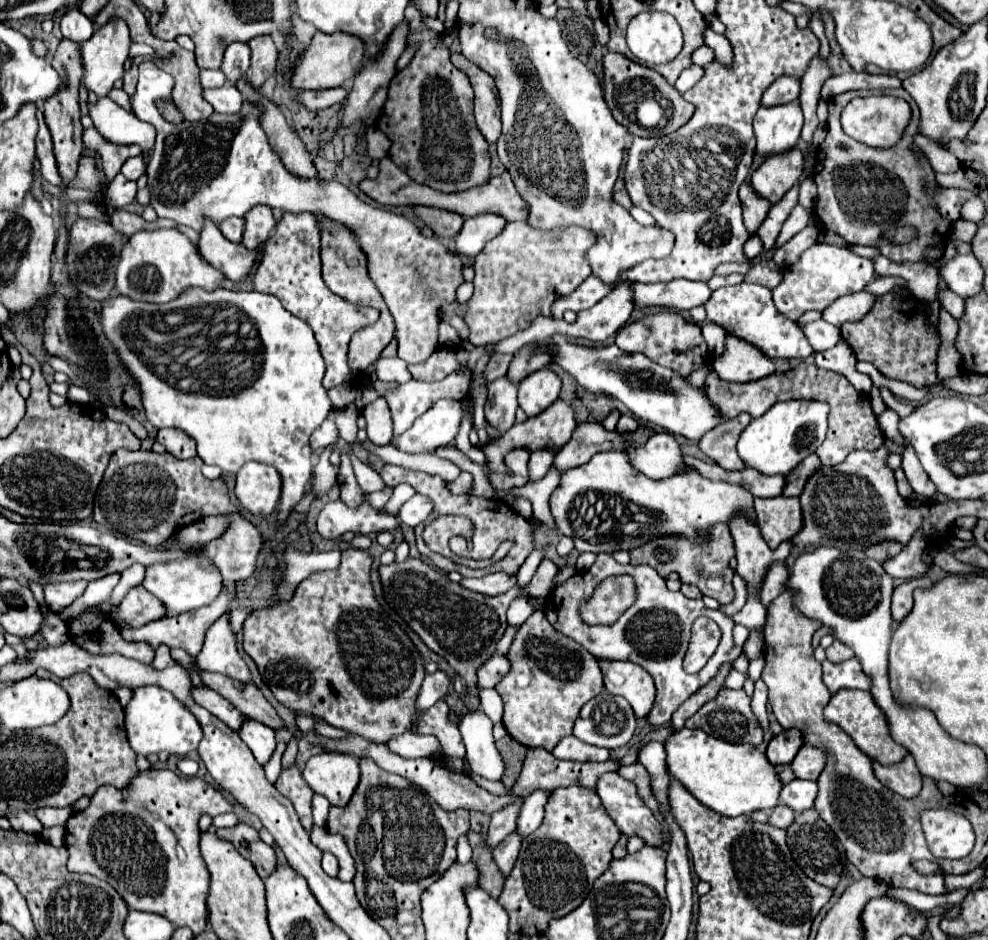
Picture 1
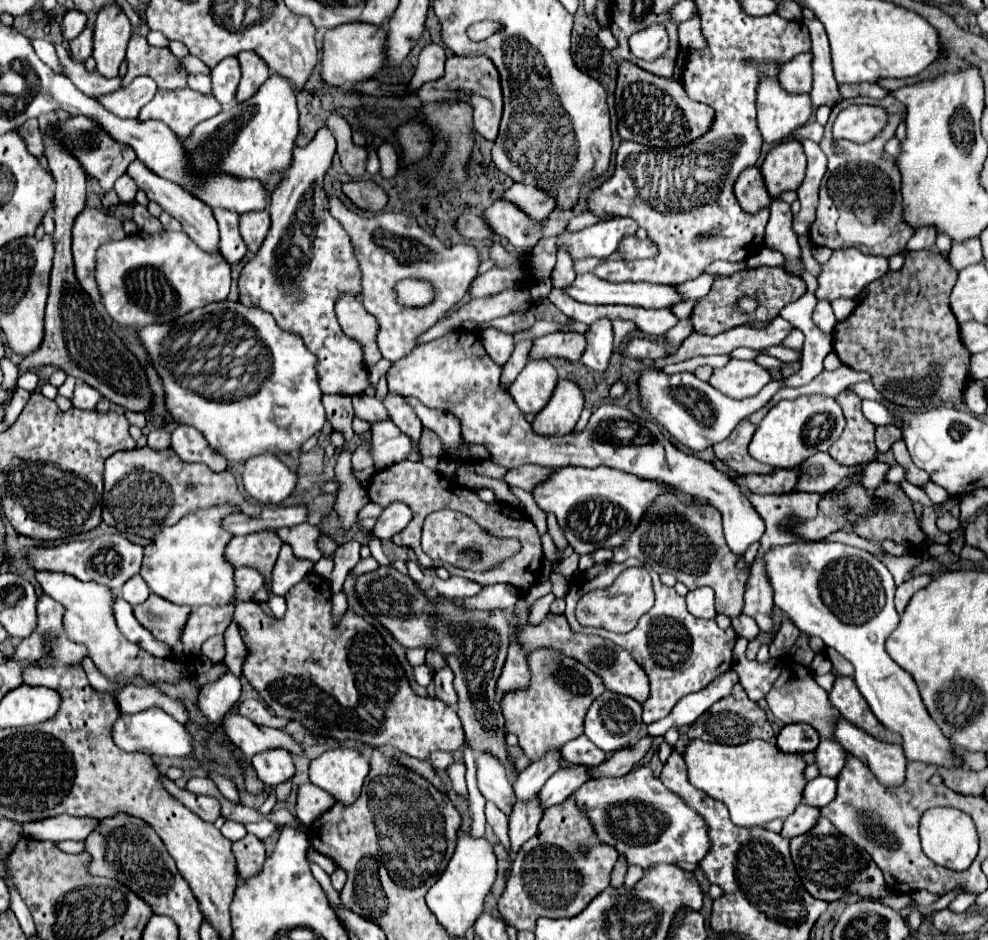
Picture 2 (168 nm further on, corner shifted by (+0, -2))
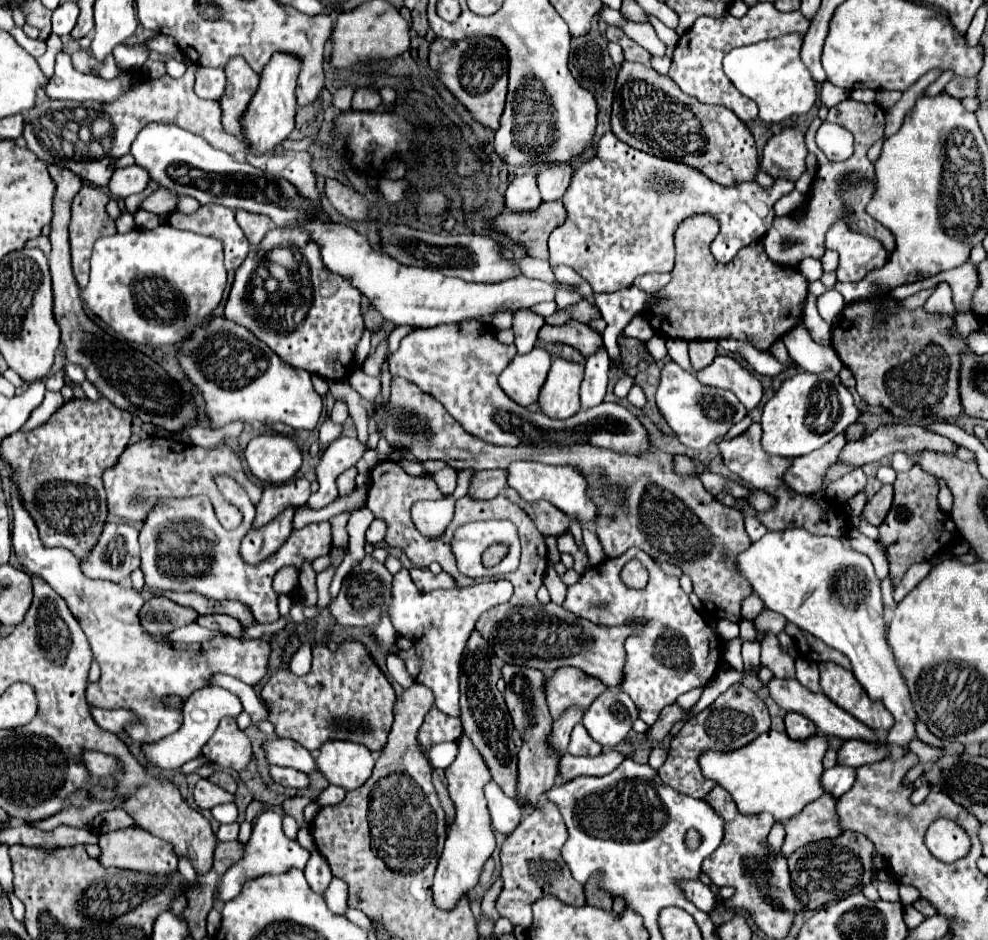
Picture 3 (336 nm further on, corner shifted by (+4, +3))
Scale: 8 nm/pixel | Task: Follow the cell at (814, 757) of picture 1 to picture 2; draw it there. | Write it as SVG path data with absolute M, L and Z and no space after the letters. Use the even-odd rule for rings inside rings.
M822 740L814 752L816 752L816 766L818 766L820 774L836 778L844 766L846 750L840 748L840 744L836 744L836 742Z

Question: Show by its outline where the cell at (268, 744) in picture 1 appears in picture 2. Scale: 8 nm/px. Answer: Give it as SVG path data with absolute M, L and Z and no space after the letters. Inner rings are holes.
M272 748L272 752L262 752L260 756L252 756L250 762L258 778L266 786L276 786L294 776L292 758L282 748Z

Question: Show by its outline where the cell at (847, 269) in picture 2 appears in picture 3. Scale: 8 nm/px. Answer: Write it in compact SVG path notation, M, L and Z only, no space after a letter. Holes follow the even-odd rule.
M844 205L844 219L838 219L826 235L826 247L838 251L840 255L840 265L836 271L838 281L860 281L868 271L882 267L888 259L888 253L878 239L854 233L848 227L846 217L852 213L852 207Z

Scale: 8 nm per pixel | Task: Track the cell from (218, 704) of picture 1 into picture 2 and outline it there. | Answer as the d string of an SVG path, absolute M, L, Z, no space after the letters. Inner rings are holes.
M228 712L228 716L224 716L224 724L222 728L226 730L228 738L250 758L258 752L270 750L270 748L284 748L292 754L302 754L300 744L288 736L286 732L268 728L268 726L258 726L254 724L250 718L242 716L242 714L232 714Z

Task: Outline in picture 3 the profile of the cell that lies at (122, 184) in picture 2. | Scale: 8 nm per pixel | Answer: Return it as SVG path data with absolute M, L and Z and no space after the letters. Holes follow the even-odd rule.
M128 165L124 169L116 169L110 177L110 183L108 183L108 189L114 197L120 197L120 199L126 199L128 195L134 195L134 193L140 193L146 189L146 185L150 183L150 175L148 171L144 171L144 167L140 165Z

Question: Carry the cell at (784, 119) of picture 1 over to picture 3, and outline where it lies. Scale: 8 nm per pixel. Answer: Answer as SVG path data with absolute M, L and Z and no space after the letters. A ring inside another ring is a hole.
M804 35L766 39L754 45L736 47L724 57L724 73L742 95L750 97L758 105L758 117L766 123L778 123L792 115L808 113L816 103L816 83L800 59L802 39Z

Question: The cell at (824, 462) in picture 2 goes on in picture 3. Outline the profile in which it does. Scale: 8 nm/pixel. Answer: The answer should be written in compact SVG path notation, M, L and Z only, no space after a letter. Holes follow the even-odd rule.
M882 425L878 427L872 435L860 439L860 441L850 441L846 443L846 447L842 449L842 455L840 455L840 461L842 463L848 463L850 467L862 467L866 463L872 463L872 461L880 461L882 457L890 455L890 453L896 453L896 451L902 451L902 453L916 453L916 451L922 451L922 449L930 449L930 451L938 451L938 453L952 453L956 451L956 443L950 441L948 437L944 435L938 435L934 431L928 431L920 425Z

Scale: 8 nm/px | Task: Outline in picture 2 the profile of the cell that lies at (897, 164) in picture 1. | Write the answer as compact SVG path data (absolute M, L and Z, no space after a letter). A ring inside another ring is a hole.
M886 96L884 100L872 100L872 98L854 98L854 100L842 100L840 104L836 104L832 108L830 120L824 126L824 138L820 142L822 152L828 156L828 170L822 178L822 186L820 186L820 202L818 202L818 210L816 210L816 220L810 228L810 240L816 246L828 246L832 250L836 248L846 248L846 246L854 246L850 242L844 242L842 236L838 234L838 218L840 212L854 212L854 216L868 228L868 252L866 254L882 254L882 256L892 256L898 254L906 248L906 242L910 240L910 236L916 232L906 220L904 220L904 208L902 208L902 192L900 192L900 170L896 168L896 164L888 162L884 158L884 144L894 138L894 132L898 128L898 124L902 122L902 118L906 116L906 106L896 100L894 96ZM850 104L876 104L882 106L888 112L888 124L882 130L880 136L876 136L872 142L866 144L854 144L848 140L838 140L838 144L844 148L842 156L836 156L832 152L832 122L838 116L840 110L848 108Z

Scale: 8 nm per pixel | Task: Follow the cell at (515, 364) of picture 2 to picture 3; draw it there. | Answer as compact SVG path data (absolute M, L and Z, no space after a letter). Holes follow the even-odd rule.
M518 309L514 313L514 323L512 323L512 329L514 329L514 345L518 349L518 353L528 353L534 349L536 345L536 339L538 339L538 331L540 327L544 325L544 317L542 315L536 315L532 309Z

